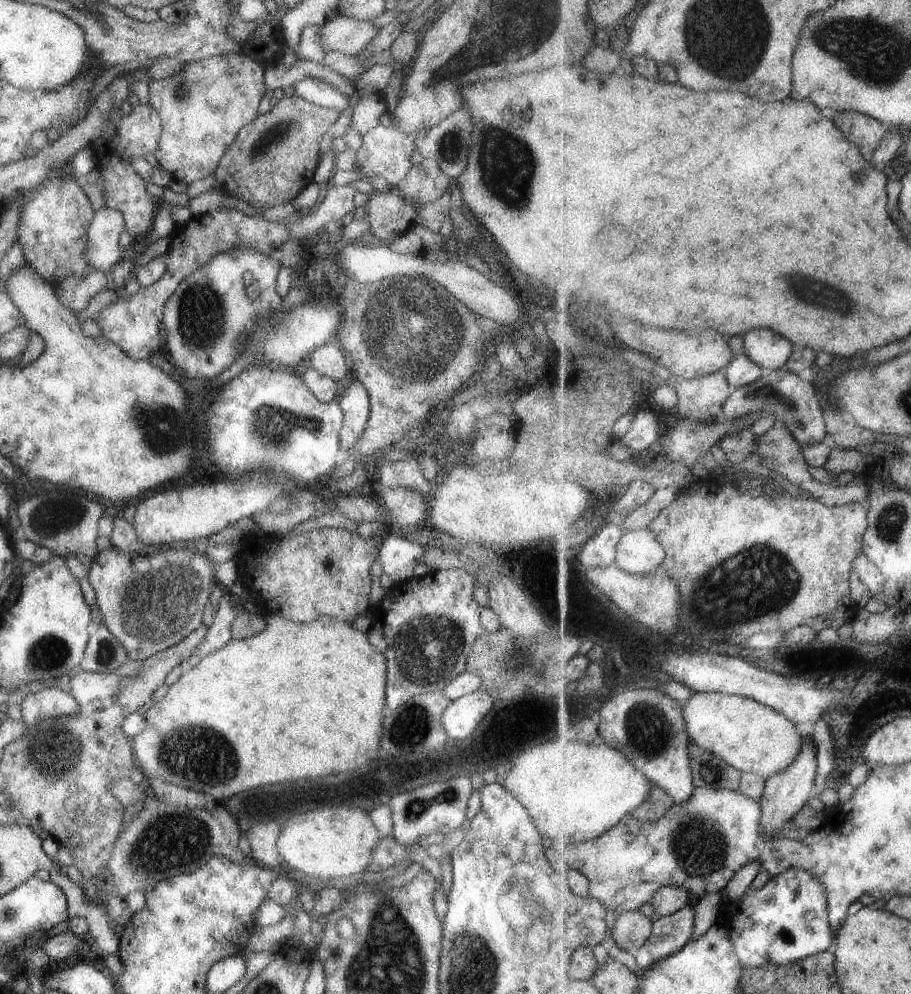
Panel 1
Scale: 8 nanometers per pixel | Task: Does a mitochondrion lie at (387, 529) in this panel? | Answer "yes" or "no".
no

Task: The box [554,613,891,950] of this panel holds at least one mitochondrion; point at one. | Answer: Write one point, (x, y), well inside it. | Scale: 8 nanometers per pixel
(699, 845)

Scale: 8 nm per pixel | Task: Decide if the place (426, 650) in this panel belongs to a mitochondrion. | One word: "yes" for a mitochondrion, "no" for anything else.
yes

